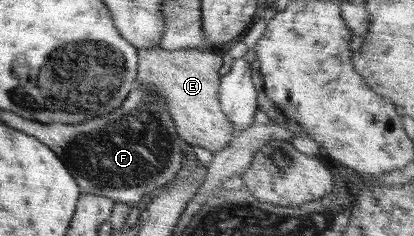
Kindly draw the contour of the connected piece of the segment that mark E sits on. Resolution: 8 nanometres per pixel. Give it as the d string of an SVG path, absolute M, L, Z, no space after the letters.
M156 47L136 51L139 59L136 81L138 85L147 85L167 101L168 113L180 139L213 154L224 150L240 131L228 119L220 105L221 75L218 70L223 64L222 57L198 49L167 51Z

